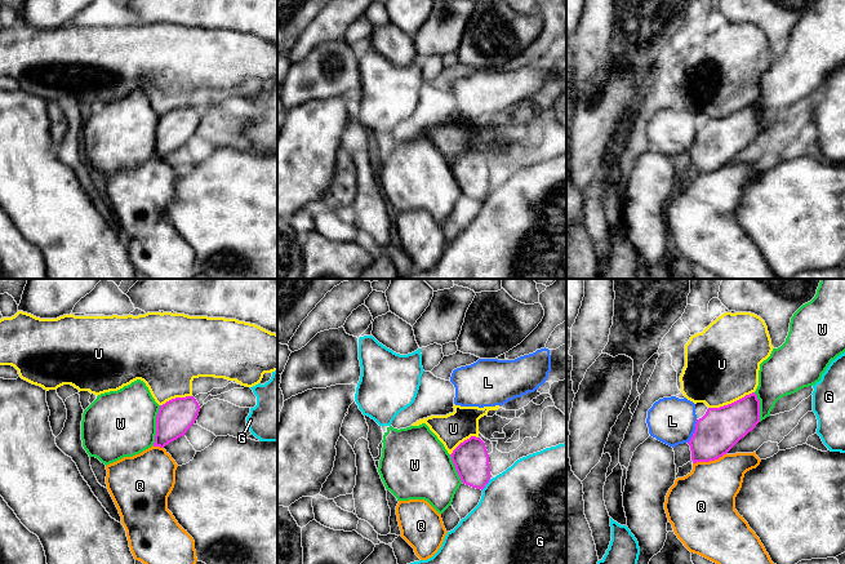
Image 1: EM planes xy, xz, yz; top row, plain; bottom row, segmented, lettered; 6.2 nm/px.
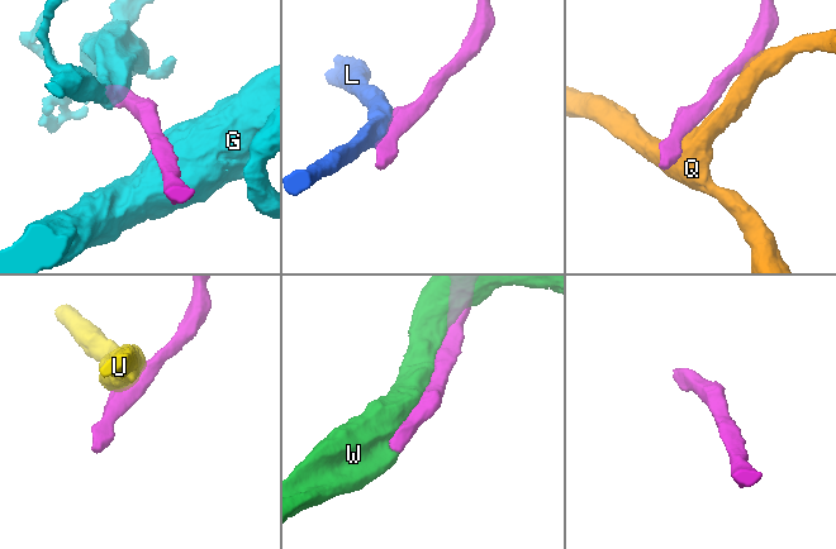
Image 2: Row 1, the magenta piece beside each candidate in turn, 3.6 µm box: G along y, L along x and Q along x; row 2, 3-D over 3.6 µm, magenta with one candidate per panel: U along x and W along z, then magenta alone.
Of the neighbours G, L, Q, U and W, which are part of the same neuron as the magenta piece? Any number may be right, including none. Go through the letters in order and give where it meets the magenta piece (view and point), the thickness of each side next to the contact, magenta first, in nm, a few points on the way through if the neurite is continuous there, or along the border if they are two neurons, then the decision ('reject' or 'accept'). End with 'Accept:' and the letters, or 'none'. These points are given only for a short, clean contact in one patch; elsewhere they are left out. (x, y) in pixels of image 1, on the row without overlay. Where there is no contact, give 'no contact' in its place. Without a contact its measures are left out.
G: contact xz (487, 194); calibres 220 and 480 nm; reject
L: contact yz (694, 142); calibres 280 and 280 nm; reject
Q: contact yz (708, 172); calibres 280 and 380 nm; reject
U: contact yz (732, 114); calibres 280 and 460 nm; reject
W: contact xy (156, 136); calibres 220 and 420 nm; accept
Accept: W

